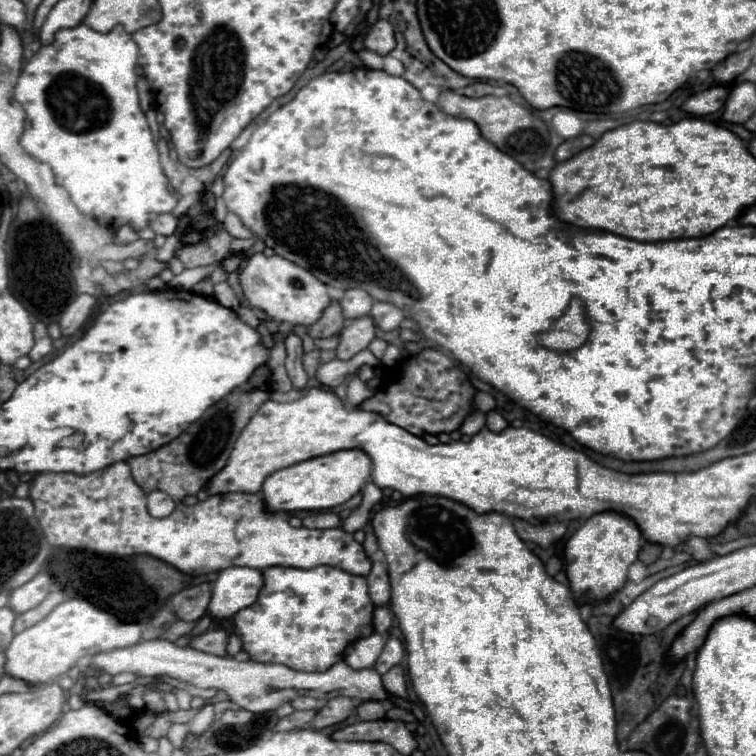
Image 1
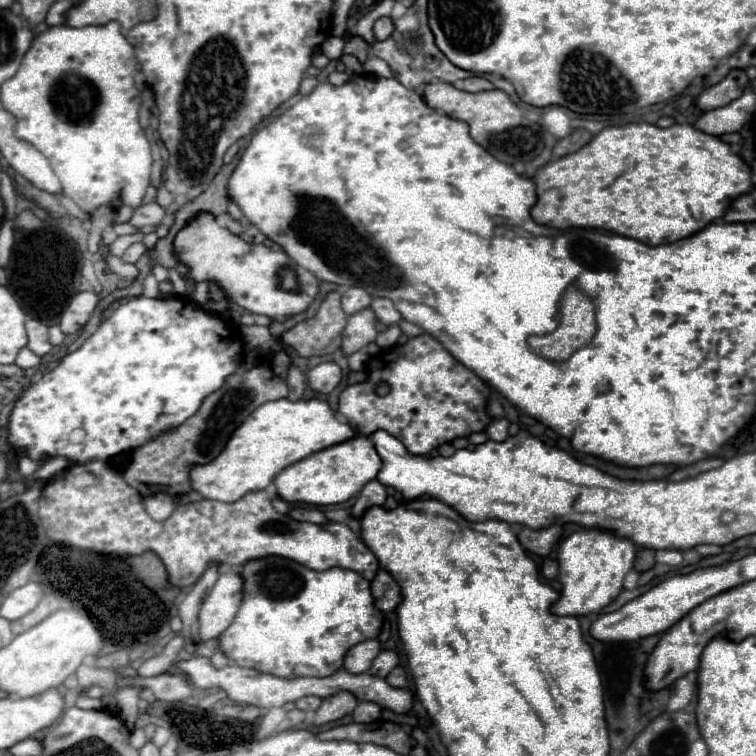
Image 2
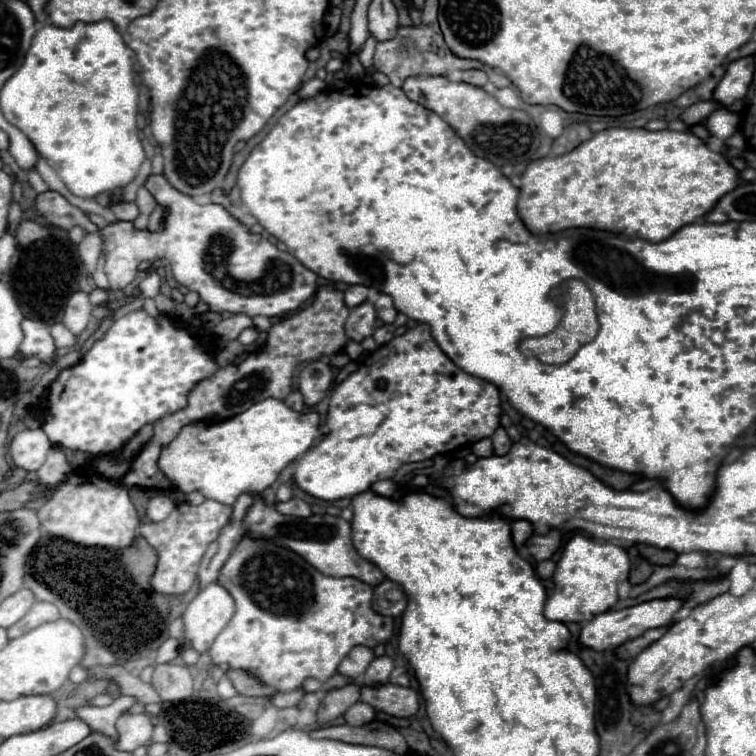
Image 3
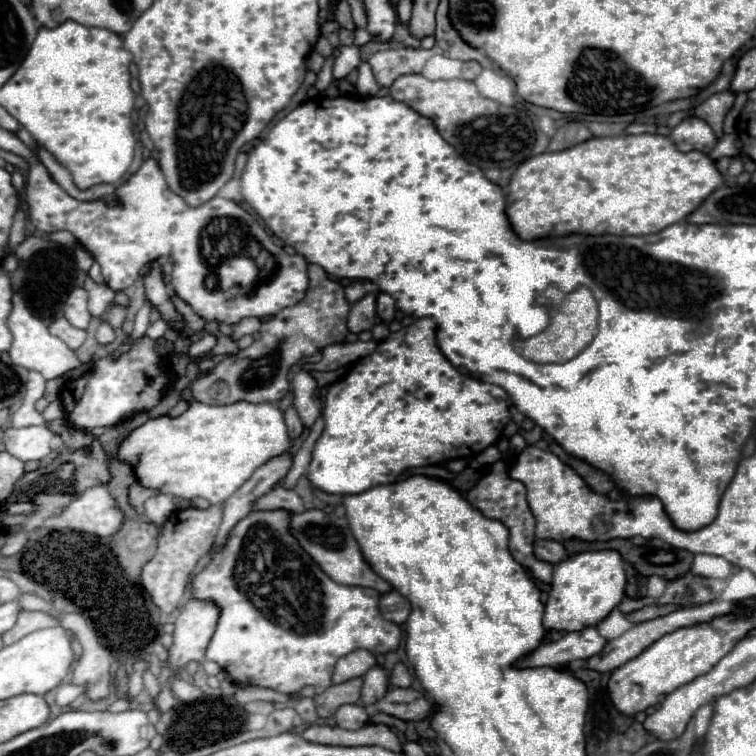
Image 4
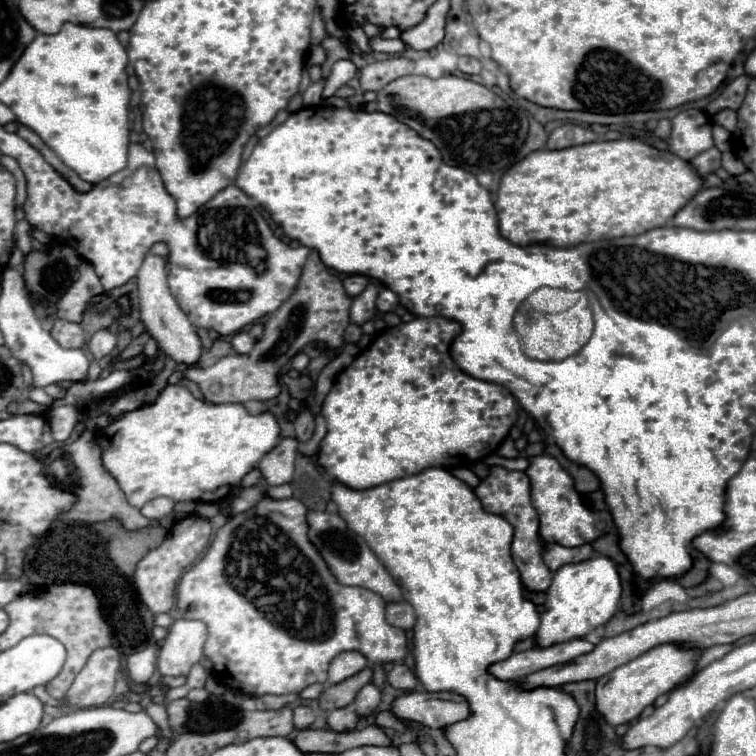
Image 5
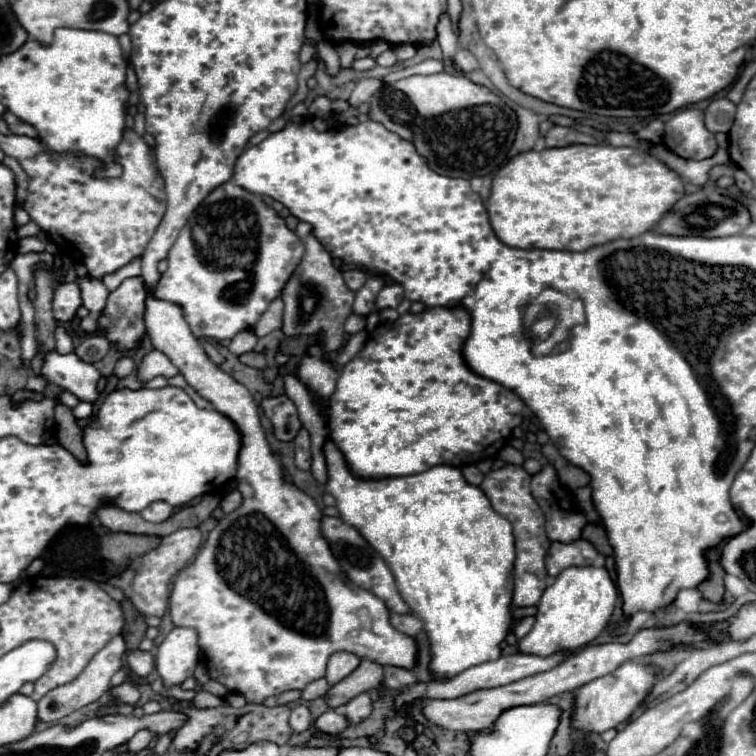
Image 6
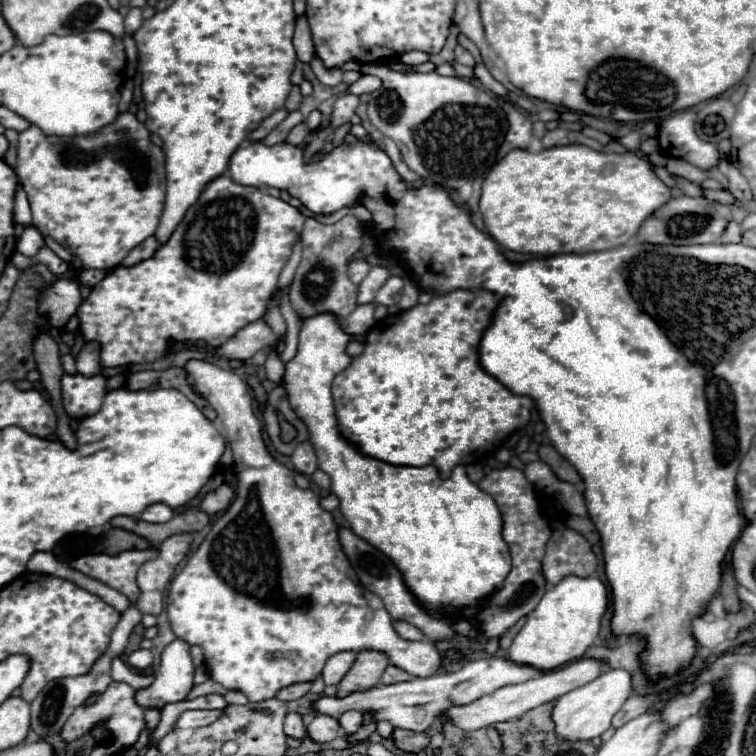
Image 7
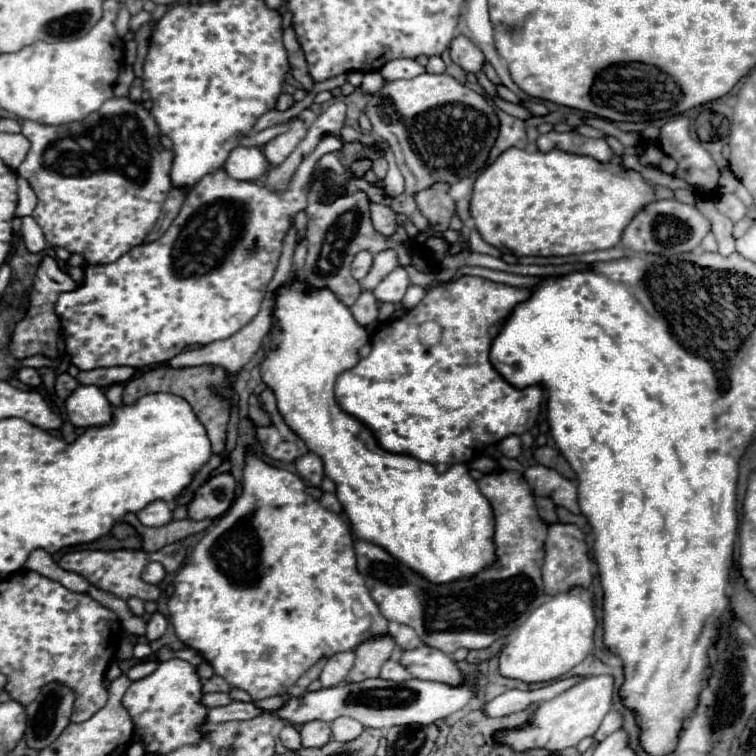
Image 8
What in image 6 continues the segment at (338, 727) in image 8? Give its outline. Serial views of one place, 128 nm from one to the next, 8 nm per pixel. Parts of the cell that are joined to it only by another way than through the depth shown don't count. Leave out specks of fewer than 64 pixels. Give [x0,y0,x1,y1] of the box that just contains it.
[344,694,372,724]

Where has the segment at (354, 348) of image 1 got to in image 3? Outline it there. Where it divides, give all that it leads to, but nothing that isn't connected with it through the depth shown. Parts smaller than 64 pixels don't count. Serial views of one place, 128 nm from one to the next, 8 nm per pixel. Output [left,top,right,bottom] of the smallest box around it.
[346,302,376,342]

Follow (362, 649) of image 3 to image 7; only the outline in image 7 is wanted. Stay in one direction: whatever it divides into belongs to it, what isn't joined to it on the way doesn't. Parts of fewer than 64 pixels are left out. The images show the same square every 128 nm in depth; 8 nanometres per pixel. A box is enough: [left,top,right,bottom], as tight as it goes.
[322,652,356,686]

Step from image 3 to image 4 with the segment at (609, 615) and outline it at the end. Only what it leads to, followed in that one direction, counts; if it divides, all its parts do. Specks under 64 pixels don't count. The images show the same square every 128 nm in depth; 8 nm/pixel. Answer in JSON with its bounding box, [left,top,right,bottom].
[516,628,606,668]

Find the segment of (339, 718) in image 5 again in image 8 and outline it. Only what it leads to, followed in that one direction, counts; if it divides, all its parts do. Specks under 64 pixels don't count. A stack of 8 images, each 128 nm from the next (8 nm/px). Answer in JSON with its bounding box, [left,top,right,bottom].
[300,720,330,748]

